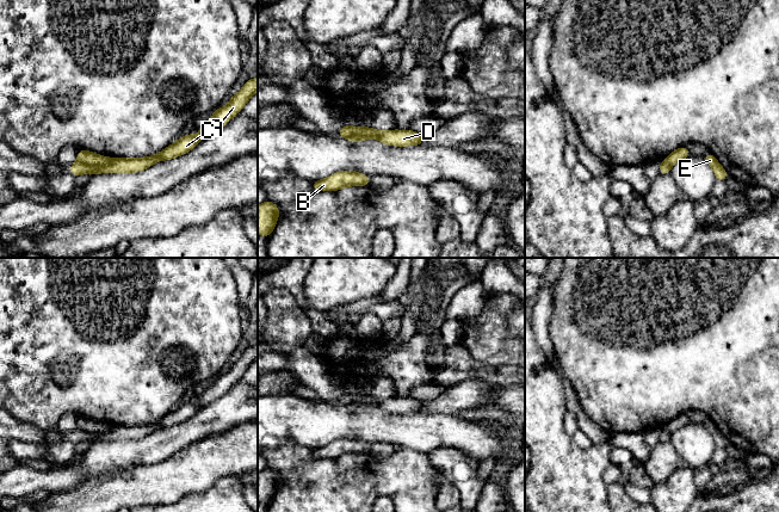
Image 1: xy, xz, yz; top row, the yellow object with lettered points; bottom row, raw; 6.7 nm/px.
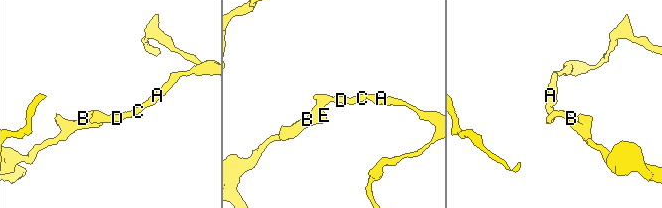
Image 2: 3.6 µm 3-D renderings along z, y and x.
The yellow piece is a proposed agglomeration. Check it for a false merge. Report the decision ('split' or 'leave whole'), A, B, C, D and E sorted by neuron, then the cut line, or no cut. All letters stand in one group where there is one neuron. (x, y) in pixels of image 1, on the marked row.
split; A C D / B E; cut in xy along (111, 159), (99, 164), (82, 164), (78, 160)

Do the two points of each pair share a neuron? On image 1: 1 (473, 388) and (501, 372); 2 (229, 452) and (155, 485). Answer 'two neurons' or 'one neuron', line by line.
1: two neurons
2: one neuron

